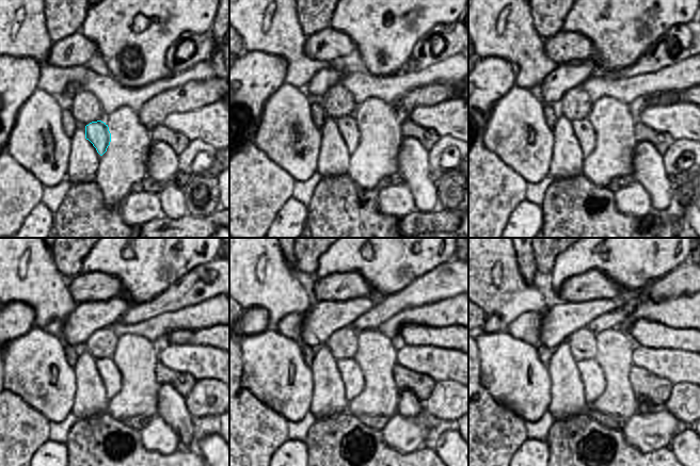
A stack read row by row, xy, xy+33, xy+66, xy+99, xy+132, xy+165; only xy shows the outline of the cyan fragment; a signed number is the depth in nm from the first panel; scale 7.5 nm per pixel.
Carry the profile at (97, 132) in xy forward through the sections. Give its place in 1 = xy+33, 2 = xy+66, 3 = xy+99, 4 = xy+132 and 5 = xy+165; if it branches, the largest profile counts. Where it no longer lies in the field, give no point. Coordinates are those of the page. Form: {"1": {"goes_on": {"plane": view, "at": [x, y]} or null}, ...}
{"1": {"goes_on": {"plane": "xy+33", "at": [343, 132]}}, "2": {"goes_on": {"plane": "xy+66", "at": [583, 129]}}, "3": {"goes_on": {"plane": "xy+99", "at": [109, 371]}}, "4": {"goes_on": {"plane": "xy+132", "at": [352, 374]}}, "5": {"goes_on": {"plane": "xy+165", "at": [594, 382]}}}

